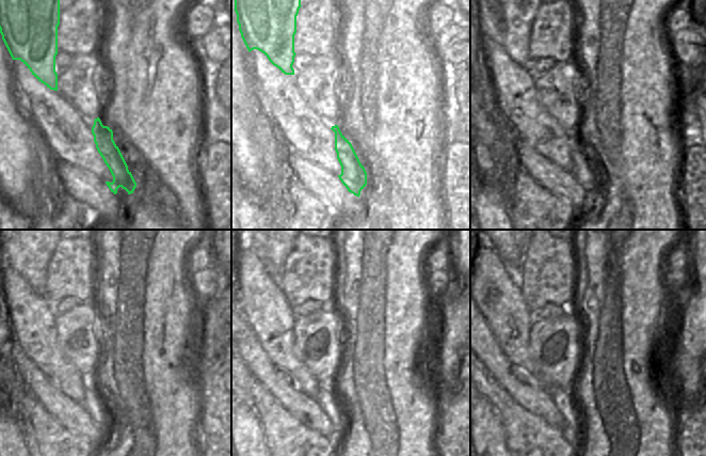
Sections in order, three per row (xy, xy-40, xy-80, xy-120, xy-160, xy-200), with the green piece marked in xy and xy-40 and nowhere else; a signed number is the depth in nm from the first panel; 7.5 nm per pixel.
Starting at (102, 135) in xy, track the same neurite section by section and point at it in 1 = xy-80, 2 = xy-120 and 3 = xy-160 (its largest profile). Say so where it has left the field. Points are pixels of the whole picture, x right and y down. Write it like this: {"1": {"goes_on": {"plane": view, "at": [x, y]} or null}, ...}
{"1": {"goes_on": {"plane": "xy-80", "at": [586, 170]}}, "2": {"goes_on": {"plane": "xy-120", "at": [106, 412]}}, "3": {"goes_on": {"plane": "xy-160", "at": [339, 411]}}}

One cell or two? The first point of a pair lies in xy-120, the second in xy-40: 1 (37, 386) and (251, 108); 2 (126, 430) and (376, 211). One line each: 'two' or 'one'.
1: two
2: one

